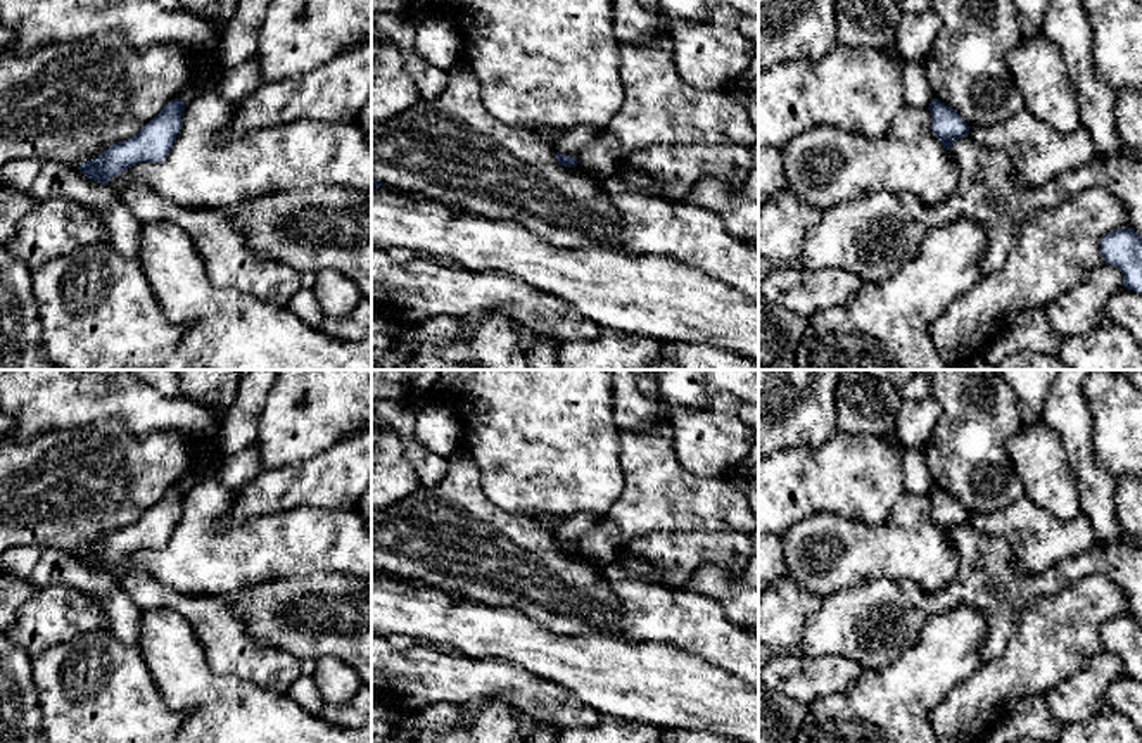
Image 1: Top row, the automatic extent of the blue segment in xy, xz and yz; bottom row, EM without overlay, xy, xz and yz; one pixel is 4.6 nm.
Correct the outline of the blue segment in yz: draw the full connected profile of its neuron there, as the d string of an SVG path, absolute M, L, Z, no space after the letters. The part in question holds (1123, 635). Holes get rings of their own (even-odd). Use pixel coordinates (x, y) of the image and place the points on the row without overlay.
M1121 615L1101 626L1101 639L1106 651L1113 651L1123 662L1123 674L1142 681L1142 626L1133 615Z

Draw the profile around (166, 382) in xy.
M130 370L145 384L154 387L159 394L168 397L180 397L178 370Z

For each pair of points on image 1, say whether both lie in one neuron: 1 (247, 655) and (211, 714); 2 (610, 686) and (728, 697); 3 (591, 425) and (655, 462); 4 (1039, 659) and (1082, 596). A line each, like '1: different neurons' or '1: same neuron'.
1: different neurons
2: same neuron
3: different neurons
4: same neuron

